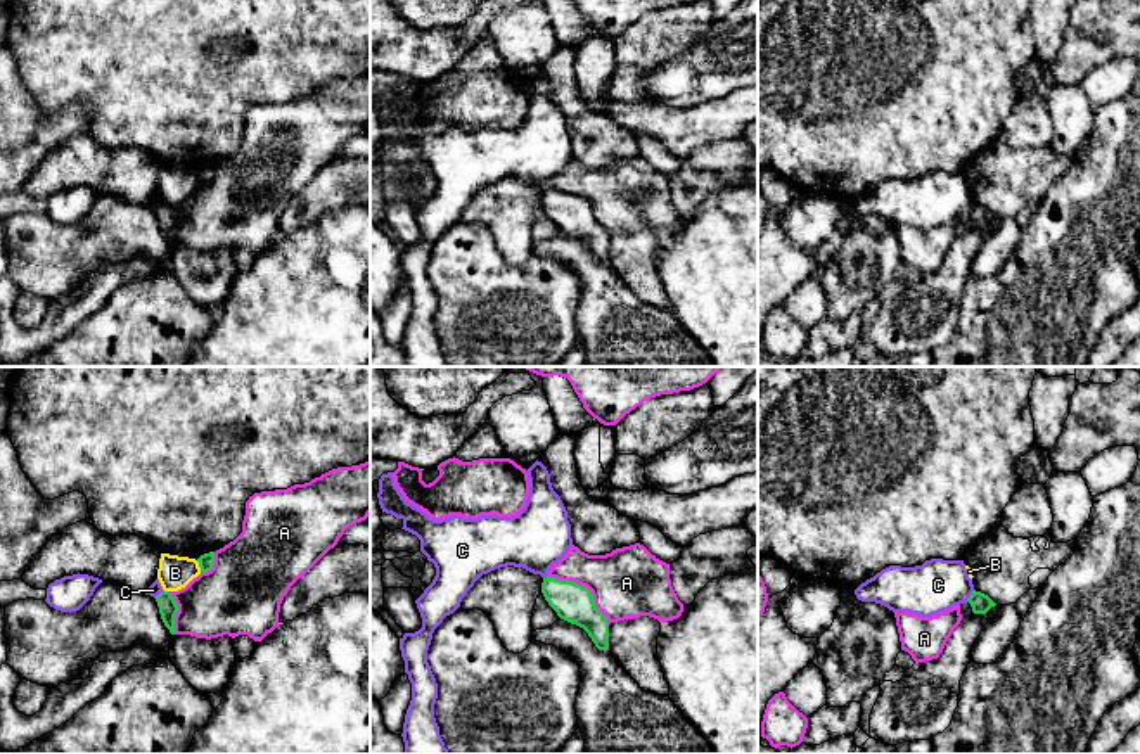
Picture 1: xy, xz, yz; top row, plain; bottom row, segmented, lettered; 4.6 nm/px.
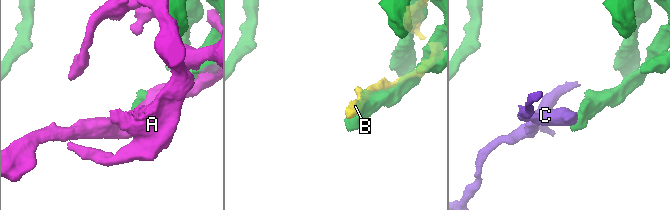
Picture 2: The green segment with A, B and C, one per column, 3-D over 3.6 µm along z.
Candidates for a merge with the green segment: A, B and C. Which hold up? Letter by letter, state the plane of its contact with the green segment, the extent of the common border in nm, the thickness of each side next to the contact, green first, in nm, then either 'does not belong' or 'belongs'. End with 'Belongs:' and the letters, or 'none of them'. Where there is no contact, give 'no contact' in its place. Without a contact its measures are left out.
A: xz | 360 nm | 180/320 nm | does not belong
B: xy | 60 nm | 70/160 nm | does not belong
C: yz | 70 nm | 90/240 nm | does not belong
Belongs: none of them

